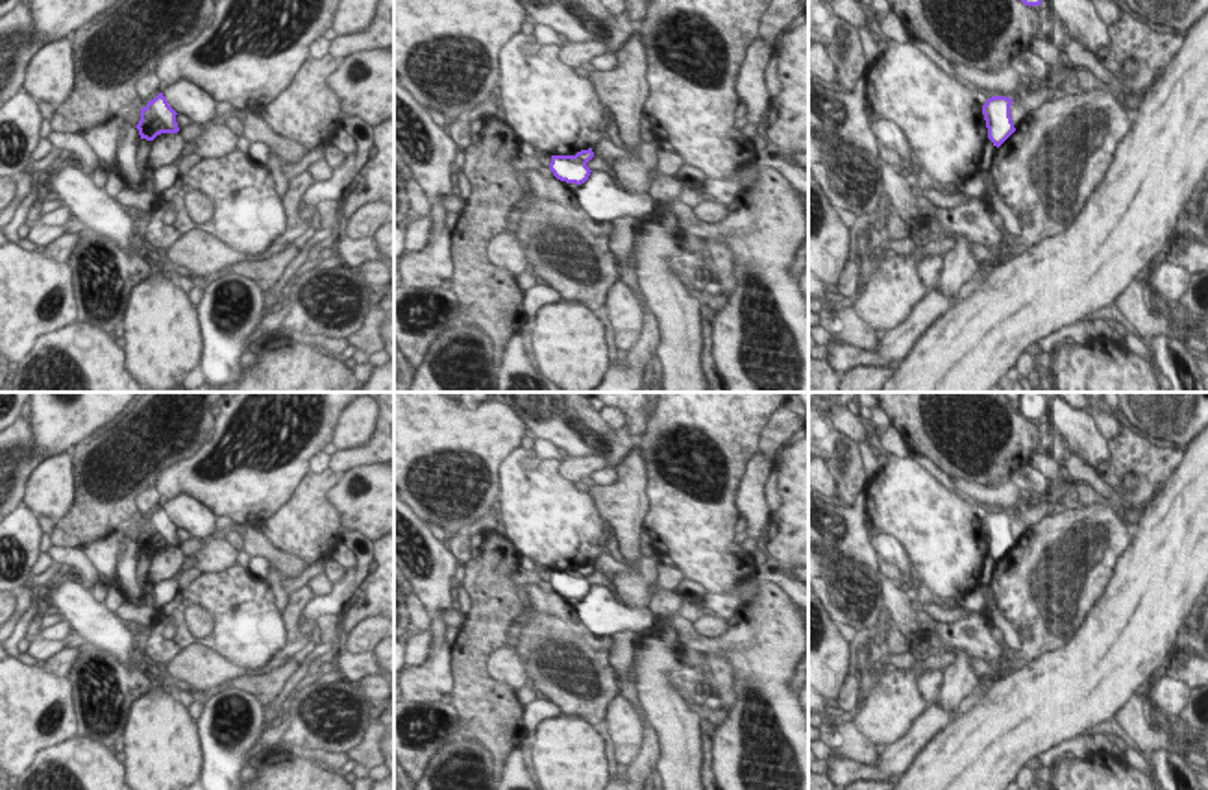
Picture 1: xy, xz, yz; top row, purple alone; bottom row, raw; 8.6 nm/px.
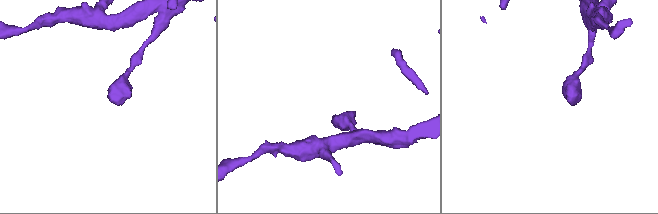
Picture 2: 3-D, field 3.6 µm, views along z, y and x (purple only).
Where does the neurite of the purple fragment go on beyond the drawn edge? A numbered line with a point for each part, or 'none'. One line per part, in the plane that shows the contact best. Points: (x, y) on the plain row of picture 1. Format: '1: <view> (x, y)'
none

